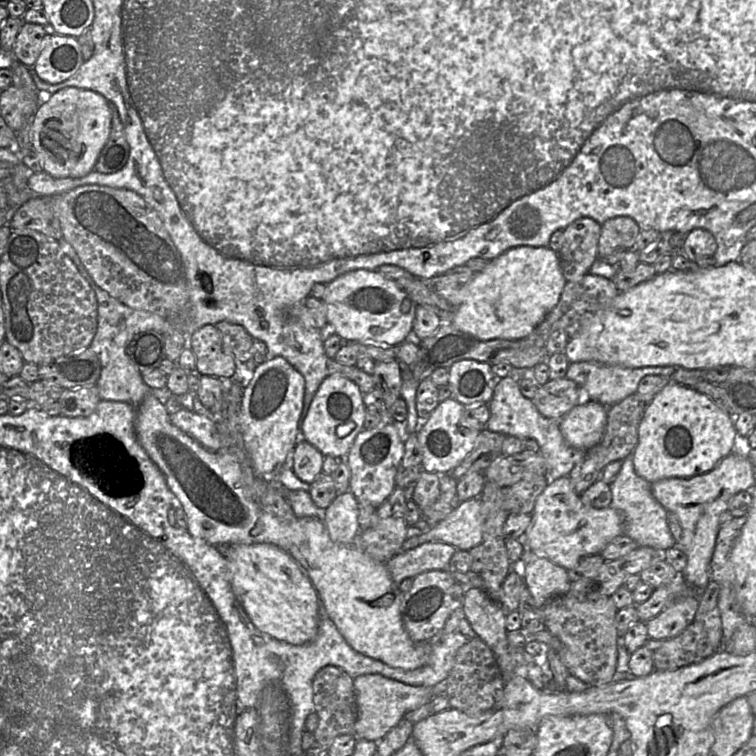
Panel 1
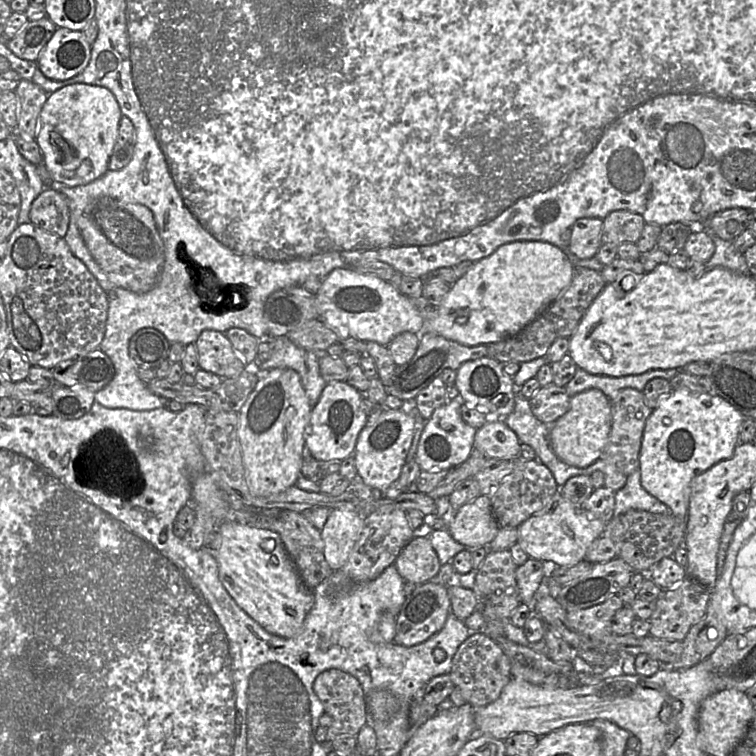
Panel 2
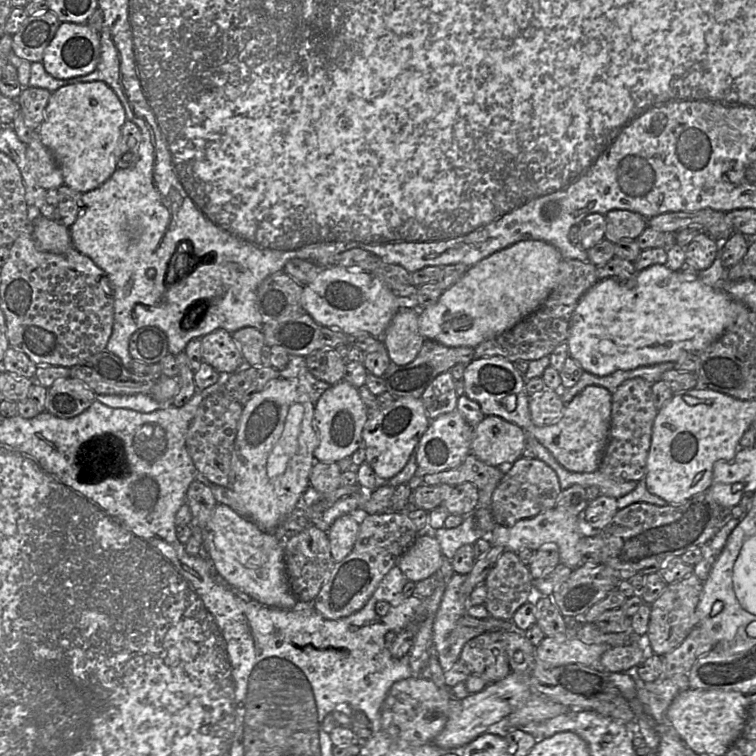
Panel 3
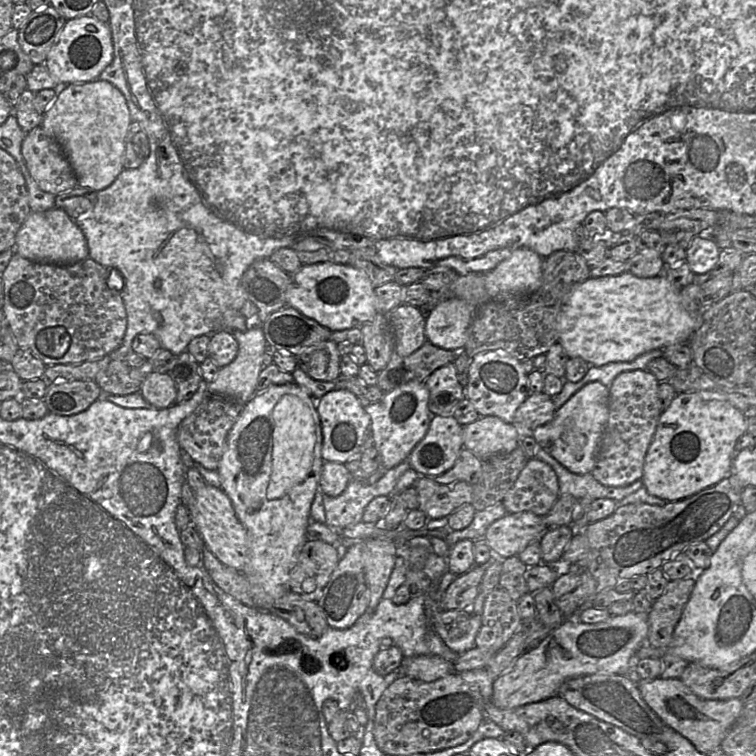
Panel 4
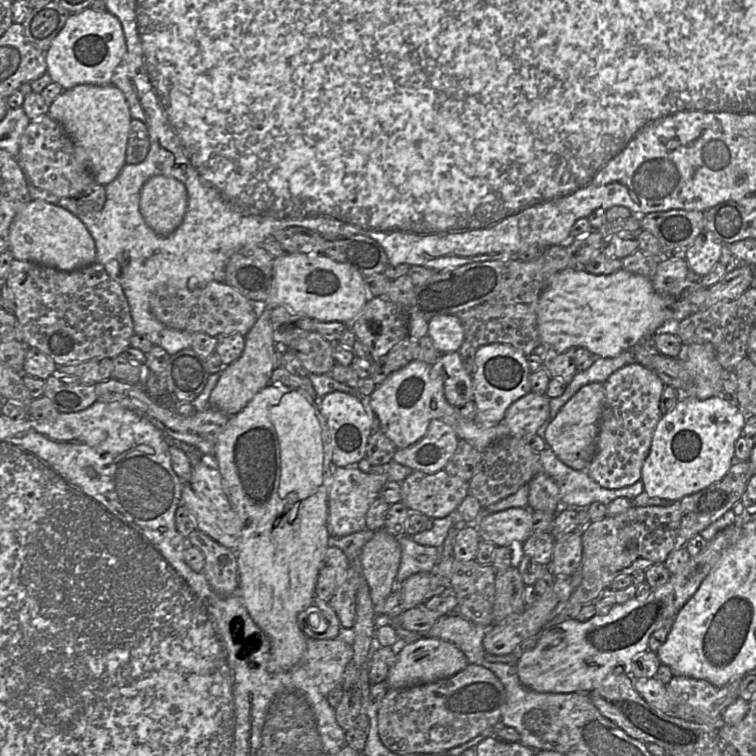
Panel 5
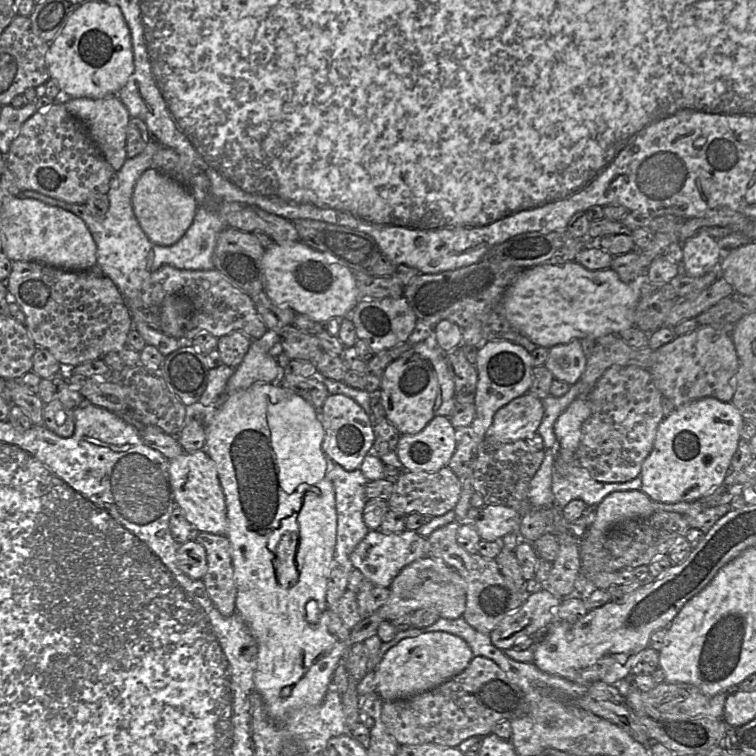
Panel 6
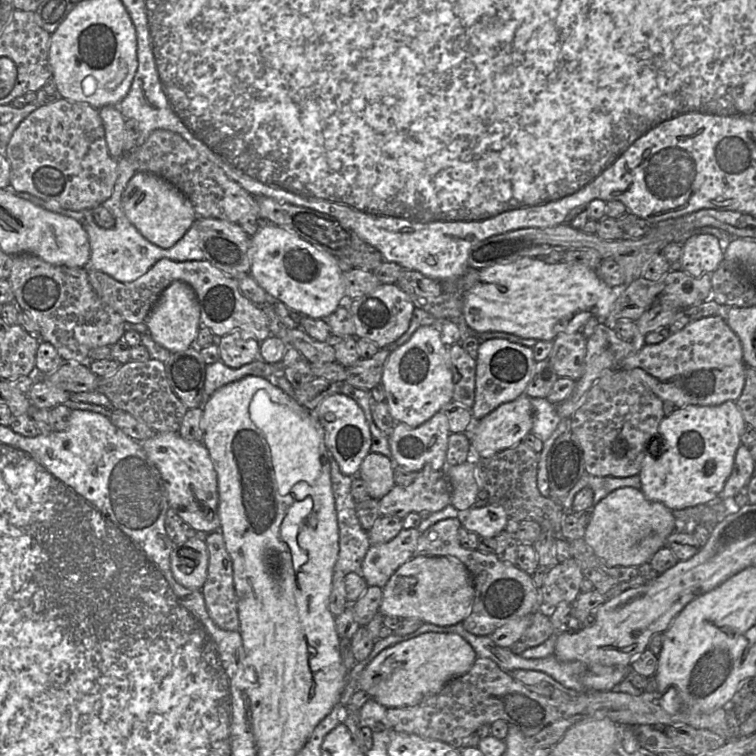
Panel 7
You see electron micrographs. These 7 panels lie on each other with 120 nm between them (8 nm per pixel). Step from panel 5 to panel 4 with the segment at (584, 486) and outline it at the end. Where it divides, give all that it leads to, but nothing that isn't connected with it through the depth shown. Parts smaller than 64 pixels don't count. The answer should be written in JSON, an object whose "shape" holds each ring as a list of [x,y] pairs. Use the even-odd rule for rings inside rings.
{"shape":[[[537,442],[535,458],[545,462],[554,470],[558,478],[560,495],[569,494],[578,500],[590,498],[594,501],[600,498],[609,498],[620,502],[643,486],[642,481],[637,480],[628,486],[609,487],[598,482],[591,473],[584,475],[571,473],[549,455]]]}

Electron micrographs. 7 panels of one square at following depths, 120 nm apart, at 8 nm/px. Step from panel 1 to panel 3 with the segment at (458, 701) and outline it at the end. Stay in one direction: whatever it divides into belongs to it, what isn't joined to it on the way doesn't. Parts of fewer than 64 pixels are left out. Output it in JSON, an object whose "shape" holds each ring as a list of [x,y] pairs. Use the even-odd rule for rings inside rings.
{"shape":[[[500,631],[484,632],[469,640],[459,659],[468,667],[471,675],[484,678],[488,684],[504,679],[511,672]]]}

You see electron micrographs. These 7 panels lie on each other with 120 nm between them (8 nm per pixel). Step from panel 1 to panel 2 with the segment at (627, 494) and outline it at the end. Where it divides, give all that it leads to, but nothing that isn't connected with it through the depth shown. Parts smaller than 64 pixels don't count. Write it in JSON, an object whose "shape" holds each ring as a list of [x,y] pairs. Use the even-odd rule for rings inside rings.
{"shape":[[[639,469],[628,475],[625,486],[615,492],[613,517],[631,509],[645,510],[655,514],[668,514],[670,512],[664,503],[642,487]]]}

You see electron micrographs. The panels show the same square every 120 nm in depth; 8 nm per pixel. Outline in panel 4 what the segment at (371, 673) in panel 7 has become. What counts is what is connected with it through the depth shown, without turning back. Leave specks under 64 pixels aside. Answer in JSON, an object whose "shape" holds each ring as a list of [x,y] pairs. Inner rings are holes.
{"shape":[[[437,655],[404,657],[399,671],[401,676],[433,682],[452,672],[453,663]]]}

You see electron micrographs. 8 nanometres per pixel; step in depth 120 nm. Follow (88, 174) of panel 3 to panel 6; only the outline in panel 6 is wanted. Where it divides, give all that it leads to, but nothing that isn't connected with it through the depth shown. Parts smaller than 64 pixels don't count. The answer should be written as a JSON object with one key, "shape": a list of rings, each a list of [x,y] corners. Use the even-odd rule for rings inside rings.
{"shape":[[[108,95],[102,98],[70,98],[64,105],[74,117],[84,124],[104,159],[115,172],[118,171],[127,158],[126,141],[130,120],[130,115],[118,95]]]}

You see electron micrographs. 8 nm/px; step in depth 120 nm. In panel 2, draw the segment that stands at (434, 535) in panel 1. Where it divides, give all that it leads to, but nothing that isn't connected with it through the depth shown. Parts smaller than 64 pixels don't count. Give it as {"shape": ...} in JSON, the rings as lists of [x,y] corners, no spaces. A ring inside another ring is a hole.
{"shape":[[[480,495],[454,511],[454,518],[448,530],[466,549],[473,549],[488,547],[499,528],[492,511],[490,497]]]}

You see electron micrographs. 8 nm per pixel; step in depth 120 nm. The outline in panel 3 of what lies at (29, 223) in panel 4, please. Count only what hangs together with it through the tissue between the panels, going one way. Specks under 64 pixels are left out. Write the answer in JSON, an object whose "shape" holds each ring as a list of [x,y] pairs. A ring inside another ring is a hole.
{"shape":[[[42,215],[32,223],[34,227],[33,238],[39,250],[63,254],[73,247],[68,227]]]}

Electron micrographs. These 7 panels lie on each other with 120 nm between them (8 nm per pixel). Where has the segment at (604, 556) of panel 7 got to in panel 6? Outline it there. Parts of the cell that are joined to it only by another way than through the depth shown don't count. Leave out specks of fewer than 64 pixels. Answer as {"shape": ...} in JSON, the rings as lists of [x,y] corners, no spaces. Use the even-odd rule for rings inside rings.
{"shape":[[[642,490],[616,491],[598,504],[596,518],[591,527],[607,532],[625,521],[644,518],[654,512],[654,501]]]}

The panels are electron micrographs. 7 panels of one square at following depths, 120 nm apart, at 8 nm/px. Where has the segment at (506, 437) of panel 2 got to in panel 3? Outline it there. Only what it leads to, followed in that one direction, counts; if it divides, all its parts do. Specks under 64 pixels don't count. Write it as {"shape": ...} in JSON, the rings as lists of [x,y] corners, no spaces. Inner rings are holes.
{"shape":[[[485,416],[473,428],[471,453],[480,461],[498,468],[512,465],[522,456],[527,433],[498,416]]]}

